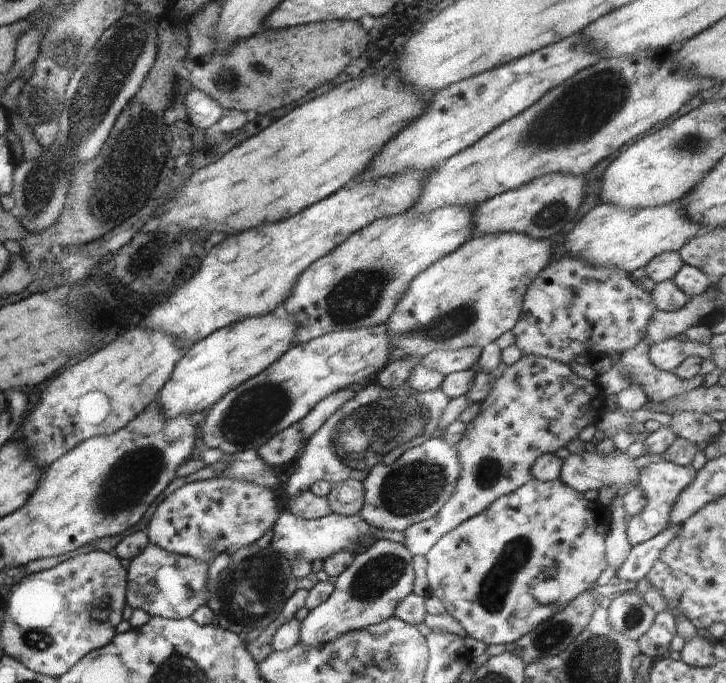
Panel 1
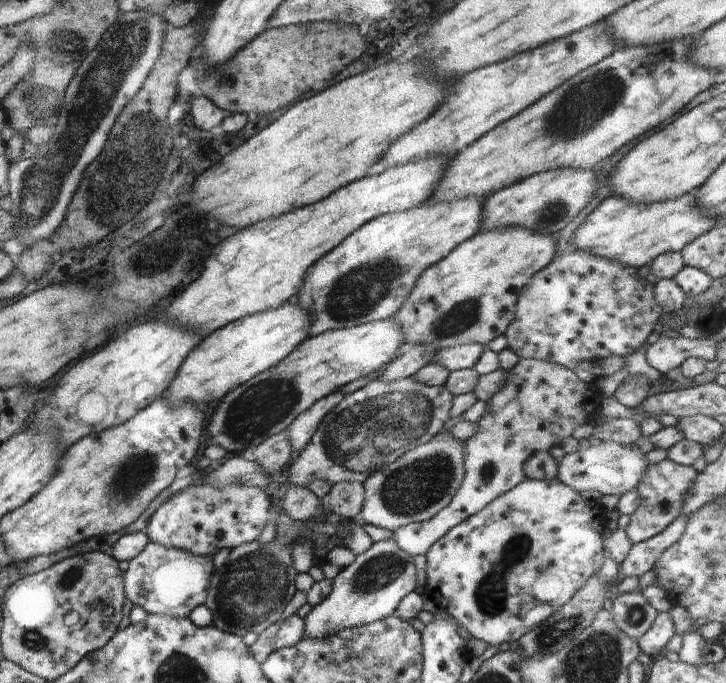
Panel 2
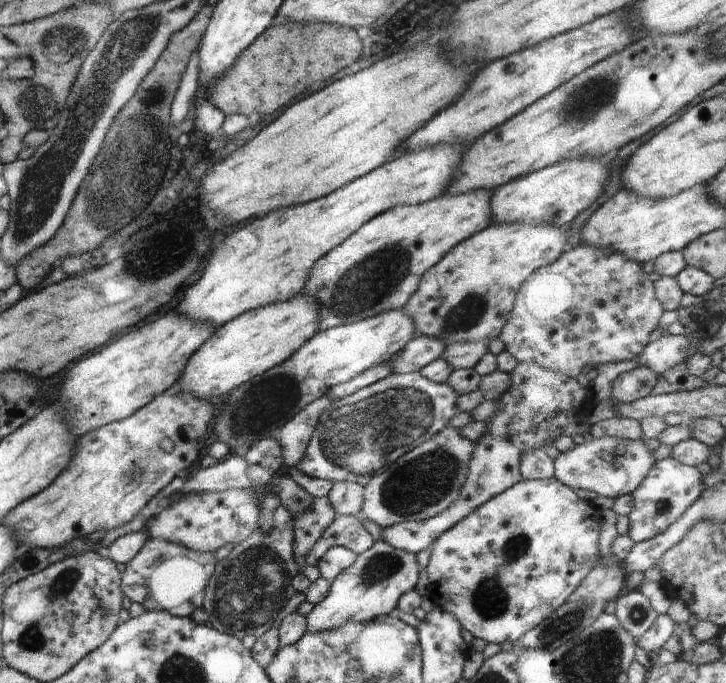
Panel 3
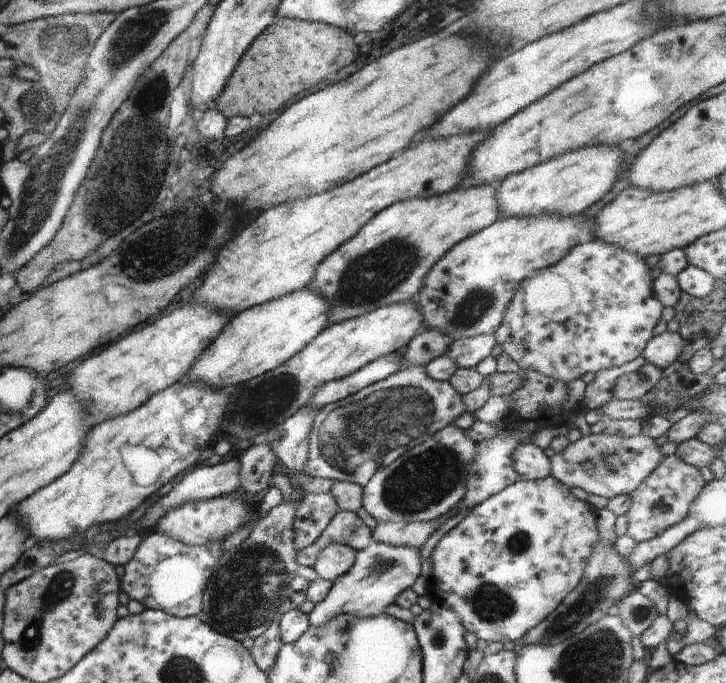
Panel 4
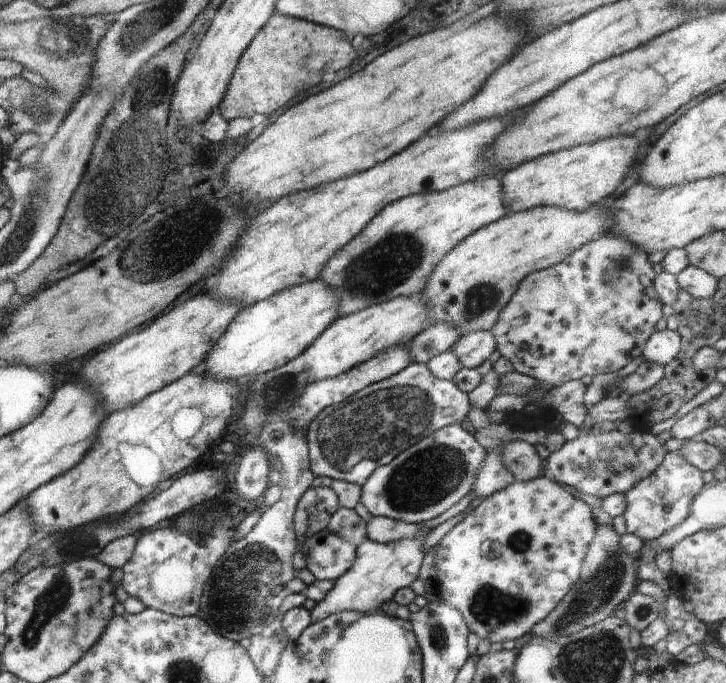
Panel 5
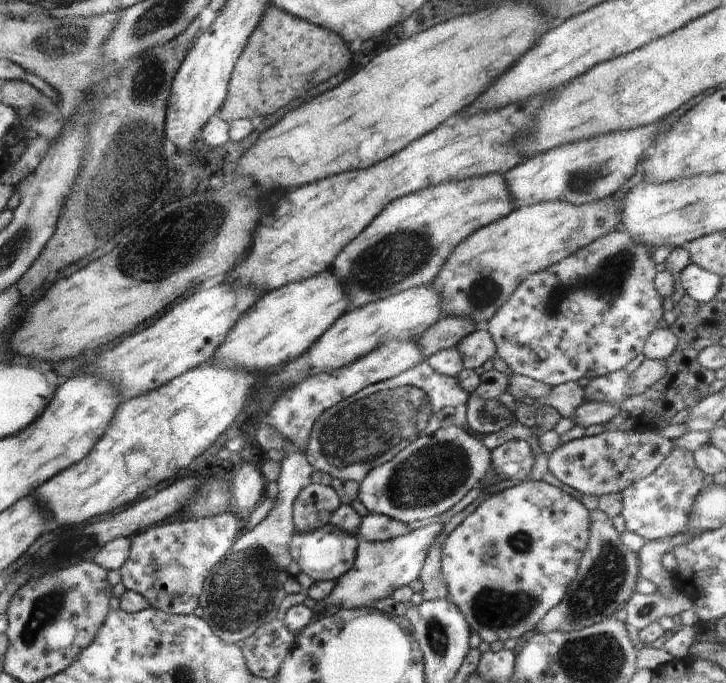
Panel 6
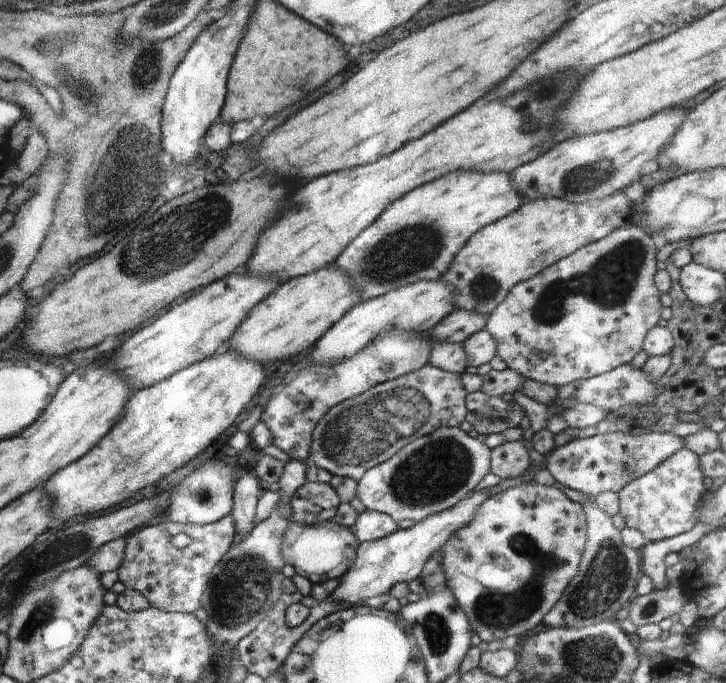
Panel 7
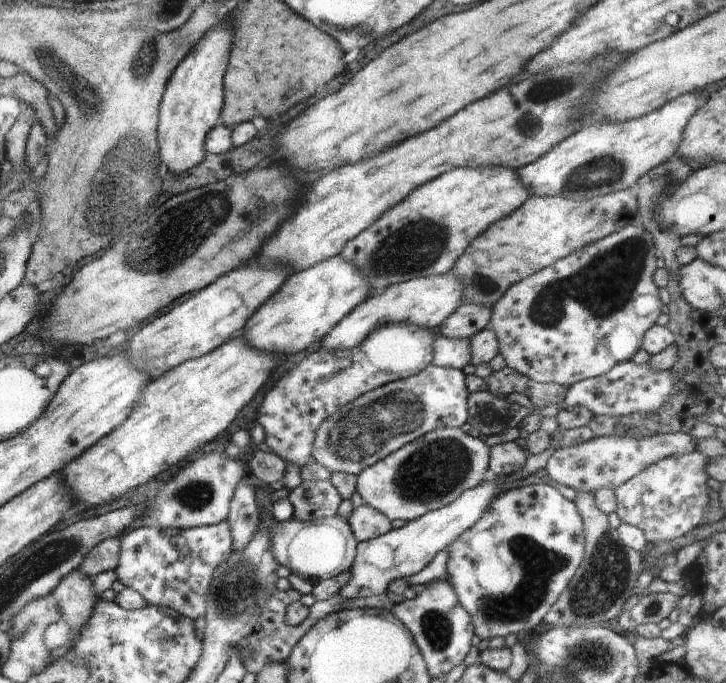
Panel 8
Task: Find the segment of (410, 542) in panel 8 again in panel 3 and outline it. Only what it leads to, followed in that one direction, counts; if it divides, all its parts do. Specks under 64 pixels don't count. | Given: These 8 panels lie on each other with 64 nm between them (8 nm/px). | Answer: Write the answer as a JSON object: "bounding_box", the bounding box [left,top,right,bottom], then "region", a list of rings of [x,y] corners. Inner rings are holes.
{"bounding_box":[307,540,420,631],"region":[[[380,540],[357,556],[356,561],[332,583],[328,595],[307,615],[307,631],[334,629],[341,622],[369,622],[387,616],[397,606],[400,596],[416,588],[420,570],[417,556],[393,548]]]}

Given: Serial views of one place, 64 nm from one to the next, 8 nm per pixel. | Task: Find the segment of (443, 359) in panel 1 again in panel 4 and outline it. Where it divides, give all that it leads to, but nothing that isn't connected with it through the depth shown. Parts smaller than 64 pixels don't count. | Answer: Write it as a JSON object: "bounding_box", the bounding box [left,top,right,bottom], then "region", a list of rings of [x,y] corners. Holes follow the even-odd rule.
{"bounding_box":[446,334,496,369],"region":[[[493,334],[475,335],[455,339],[446,353],[453,359],[456,366],[475,369],[480,362],[491,356],[496,344]]]}

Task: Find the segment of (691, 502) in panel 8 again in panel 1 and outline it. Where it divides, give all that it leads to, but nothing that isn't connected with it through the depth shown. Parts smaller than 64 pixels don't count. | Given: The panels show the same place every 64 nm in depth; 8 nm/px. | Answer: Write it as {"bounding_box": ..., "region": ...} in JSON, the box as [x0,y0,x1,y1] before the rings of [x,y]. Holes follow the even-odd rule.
{"bounding_box":[627,459,697,547],"region":[[[664,459],[660,462],[646,461],[642,464],[635,486],[638,486],[646,494],[648,502],[646,502],[642,512],[633,515],[631,522],[627,523],[628,542],[632,547],[650,540],[668,527],[669,512],[672,510],[676,498],[680,496],[680,492],[684,488],[688,488],[692,484],[696,472],[697,470],[691,464],[683,467],[673,462],[666,462]]]}

